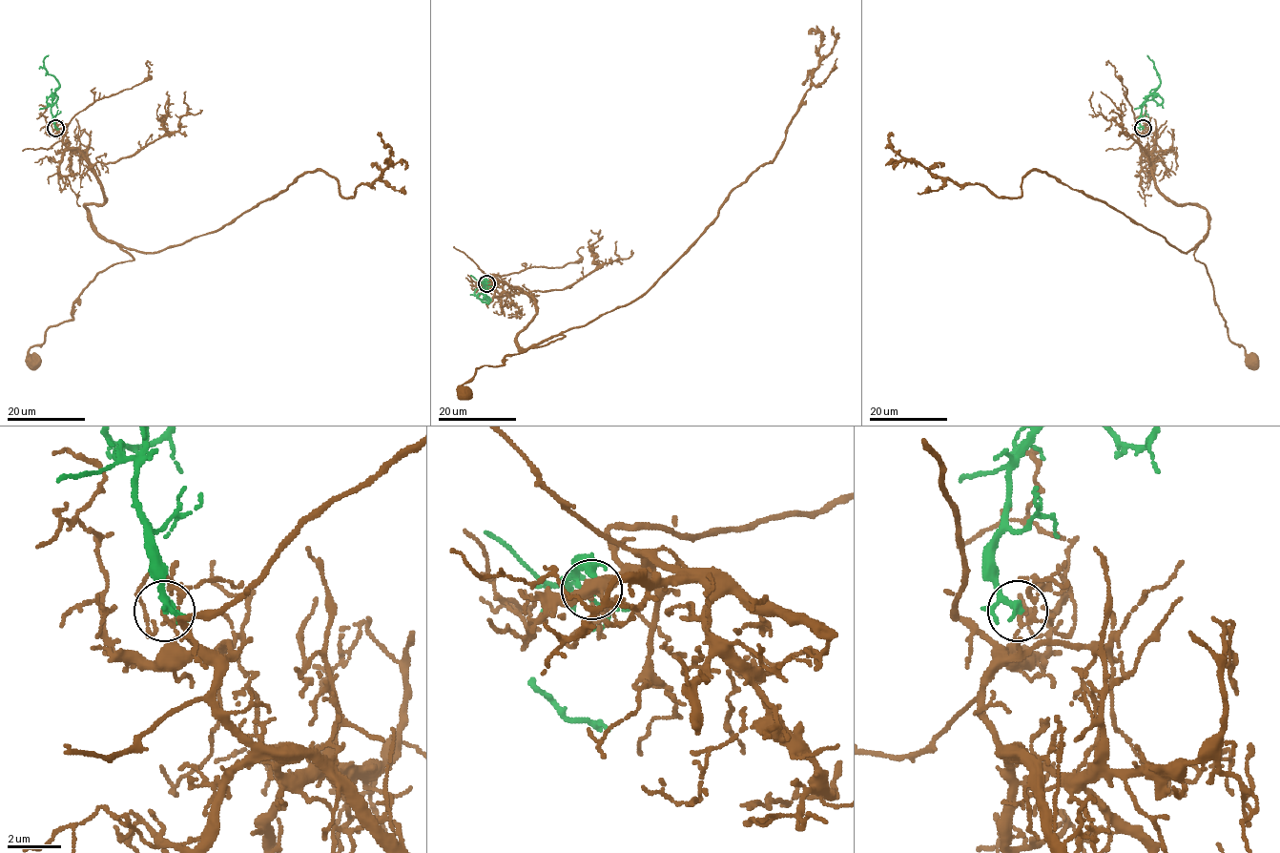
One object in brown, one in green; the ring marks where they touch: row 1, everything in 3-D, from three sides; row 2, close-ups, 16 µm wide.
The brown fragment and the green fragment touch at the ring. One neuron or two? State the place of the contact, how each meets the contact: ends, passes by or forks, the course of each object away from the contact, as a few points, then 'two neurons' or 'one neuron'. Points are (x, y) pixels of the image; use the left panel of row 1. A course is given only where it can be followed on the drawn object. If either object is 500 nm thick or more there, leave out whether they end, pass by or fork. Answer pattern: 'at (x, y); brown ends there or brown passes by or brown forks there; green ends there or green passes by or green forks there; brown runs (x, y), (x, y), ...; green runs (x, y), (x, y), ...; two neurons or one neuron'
at (55, 128); brown forks there; green passes by; brown runs (55, 128), (103, 191), (85, 207), (90, 223), (133, 260), (101, 271), (30, 362); green runs (55, 128), (52, 93), (59, 86), (44, 65), (44, 59), (49, 55); two neurons

